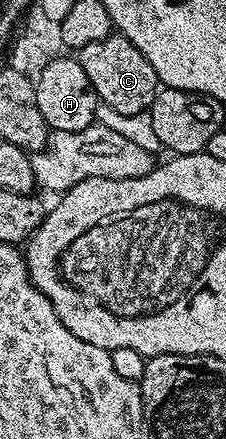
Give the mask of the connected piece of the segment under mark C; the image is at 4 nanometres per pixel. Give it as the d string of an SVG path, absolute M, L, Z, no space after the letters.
M112 32L104 40L96 40L96 44L88 44L77 51L76 57L88 80L92 80L92 88L98 93L99 102L126 116L149 111L152 100L158 95L160 83L152 64L144 60L144 52L140 52L132 40Z

